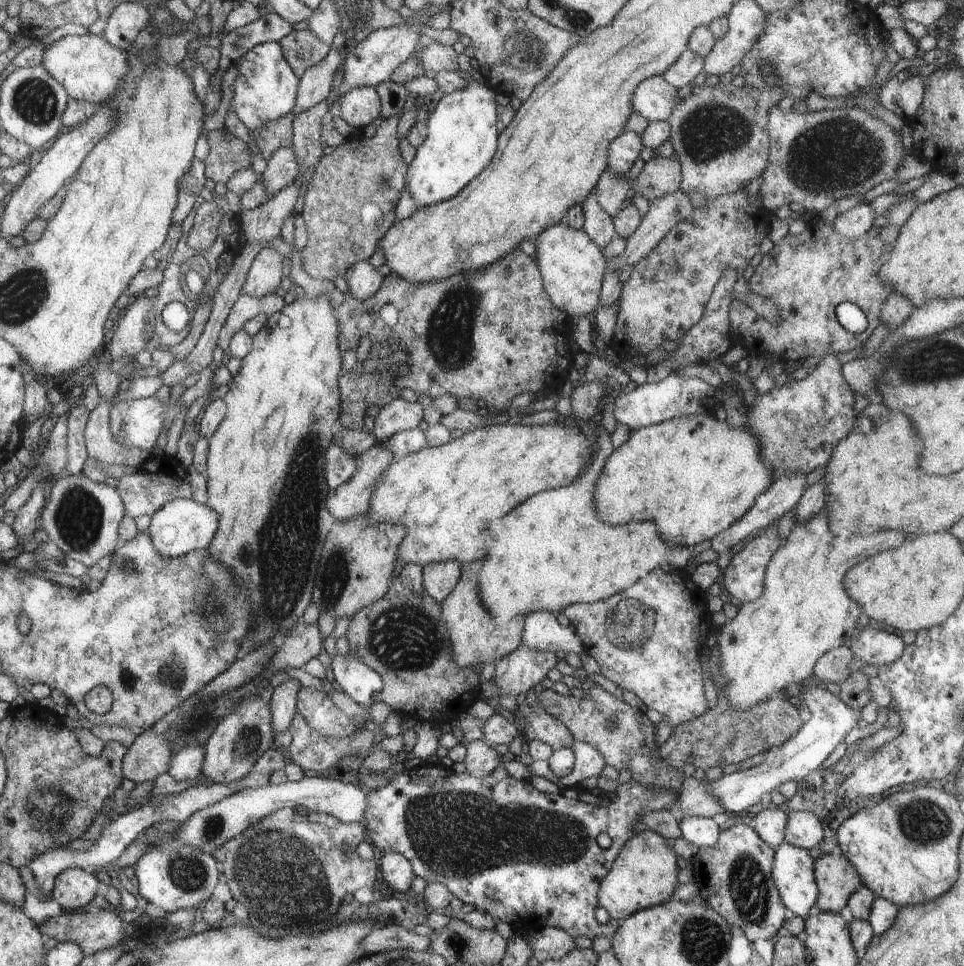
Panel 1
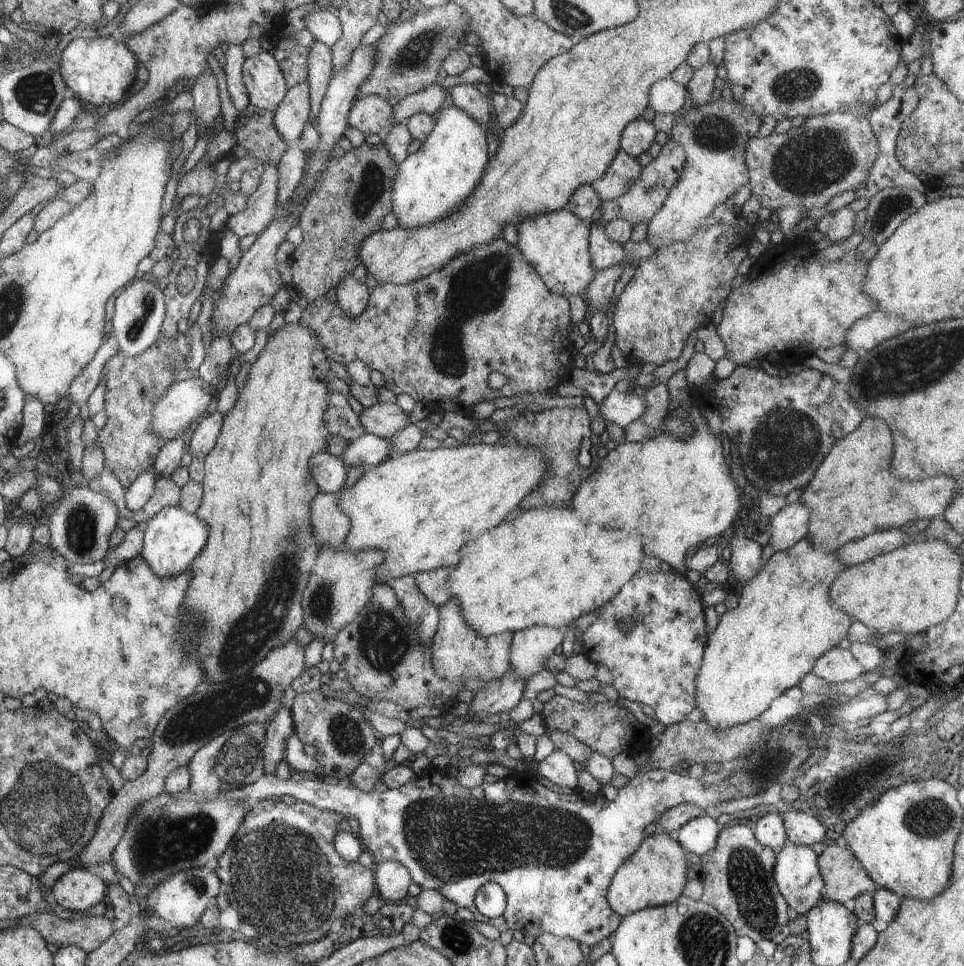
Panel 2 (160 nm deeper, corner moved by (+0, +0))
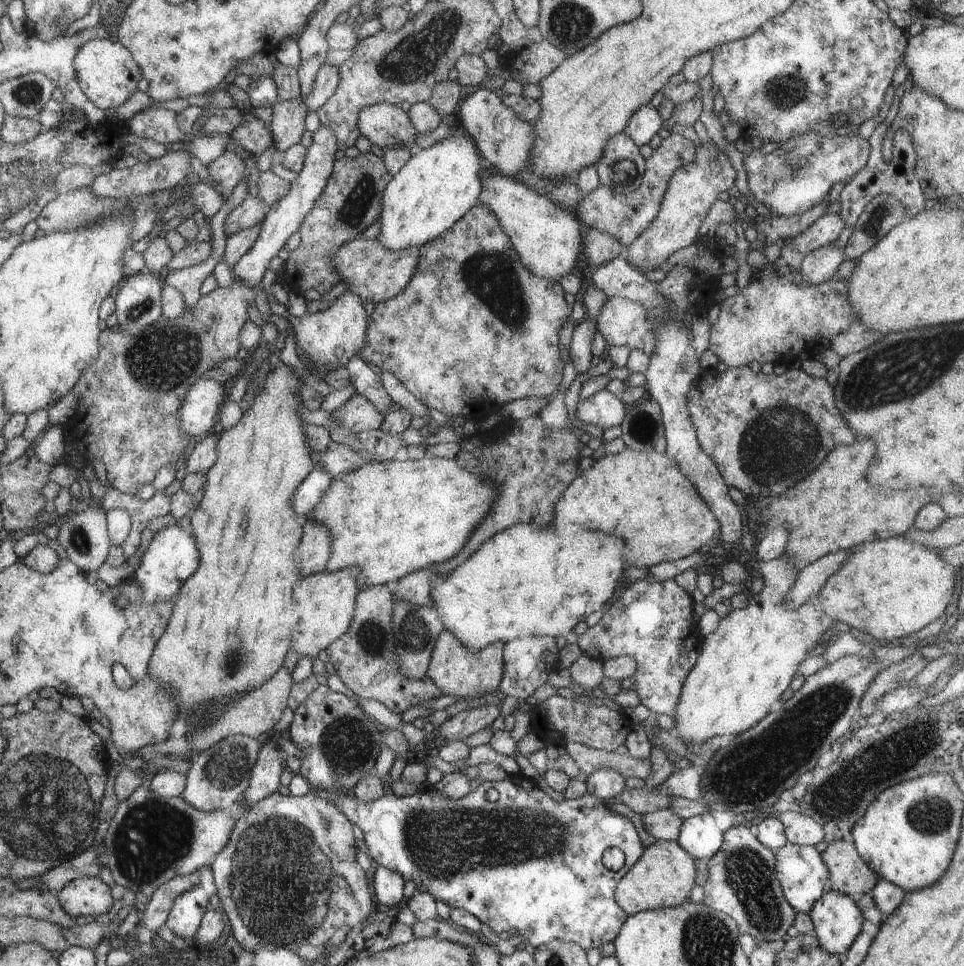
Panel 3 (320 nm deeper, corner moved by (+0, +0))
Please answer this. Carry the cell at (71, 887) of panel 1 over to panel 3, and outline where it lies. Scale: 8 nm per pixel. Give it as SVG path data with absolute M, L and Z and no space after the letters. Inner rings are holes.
M99 877L74 879L57 893L61 904L71 917L98 916L110 910L110 888Z

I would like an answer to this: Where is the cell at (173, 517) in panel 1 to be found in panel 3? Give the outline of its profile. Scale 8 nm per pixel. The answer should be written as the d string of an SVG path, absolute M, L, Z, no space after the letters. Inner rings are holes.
M179 524L170 525L158 532L152 539L150 546L145 550L139 568L133 572L132 578L141 591L140 595L147 603L155 601L174 600L190 576L201 566L200 552L197 541L184 531Z

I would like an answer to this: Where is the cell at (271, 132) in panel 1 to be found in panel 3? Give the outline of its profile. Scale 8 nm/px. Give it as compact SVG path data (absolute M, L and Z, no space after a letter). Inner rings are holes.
M253 112L245 113L243 123L229 136L244 148L249 155L262 154L273 142L271 130Z

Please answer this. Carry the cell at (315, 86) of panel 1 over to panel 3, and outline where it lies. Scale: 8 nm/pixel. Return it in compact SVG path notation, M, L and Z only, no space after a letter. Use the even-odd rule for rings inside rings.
M301 96L298 99L277 102L269 127L276 150L274 166L281 163L284 151L301 142L306 130L304 120L307 112L309 109L301 101Z

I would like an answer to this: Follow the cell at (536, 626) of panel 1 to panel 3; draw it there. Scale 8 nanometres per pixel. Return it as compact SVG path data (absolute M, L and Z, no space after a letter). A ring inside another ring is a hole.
M524 636L505 642L505 676L501 680L500 690L506 696L514 696L514 698L526 701L537 688L548 682L550 670L554 670L556 662L559 661L559 656L556 654L559 652L554 637Z

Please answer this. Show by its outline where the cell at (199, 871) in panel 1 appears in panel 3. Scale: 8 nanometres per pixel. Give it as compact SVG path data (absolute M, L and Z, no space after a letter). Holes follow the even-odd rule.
M201 883L191 888L188 892L183 892L173 902L170 909L166 926L172 930L173 934L191 940L200 930L202 916L205 916L208 908L210 896L202 888Z

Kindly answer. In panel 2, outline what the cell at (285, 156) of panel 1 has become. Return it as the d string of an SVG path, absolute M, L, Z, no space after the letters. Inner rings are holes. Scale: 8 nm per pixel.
M266 163L264 170L261 170L261 183L247 196L245 209L233 214L226 221L228 228L232 229L236 236L240 239L248 235L257 237L268 228L278 214L278 185L277 164Z

